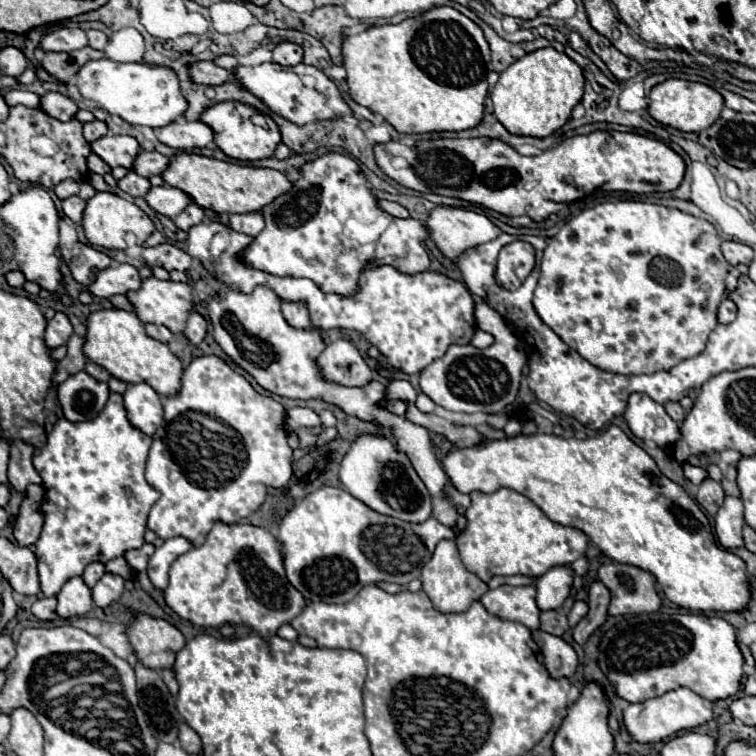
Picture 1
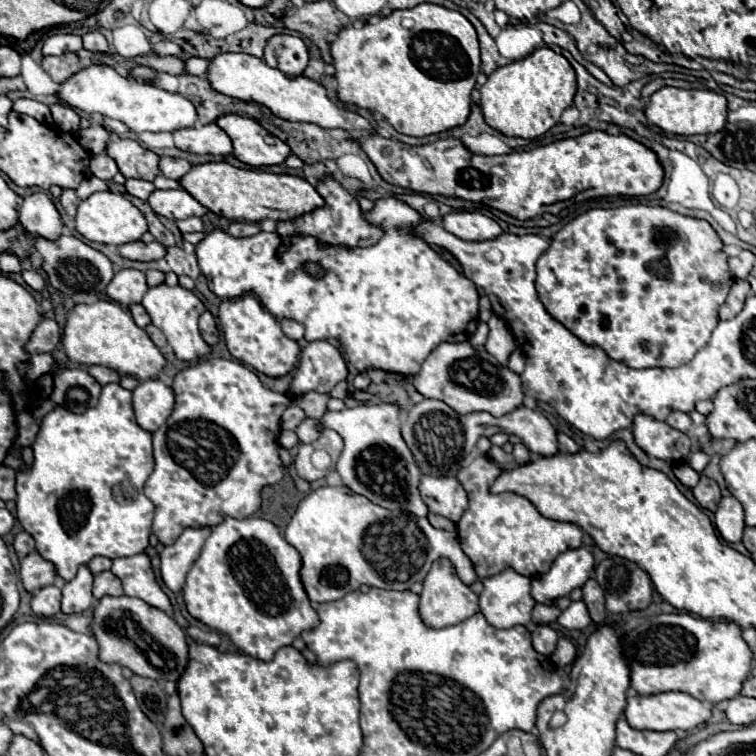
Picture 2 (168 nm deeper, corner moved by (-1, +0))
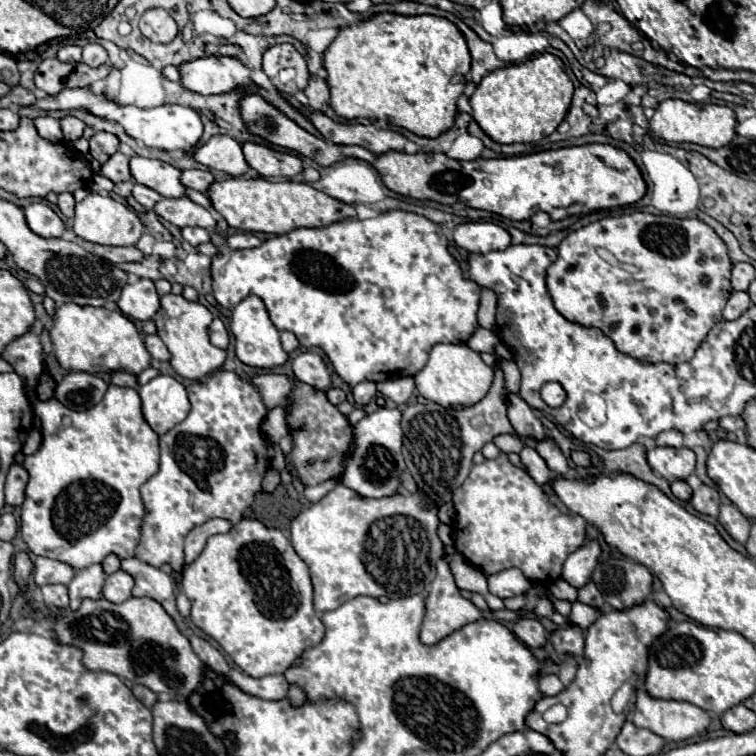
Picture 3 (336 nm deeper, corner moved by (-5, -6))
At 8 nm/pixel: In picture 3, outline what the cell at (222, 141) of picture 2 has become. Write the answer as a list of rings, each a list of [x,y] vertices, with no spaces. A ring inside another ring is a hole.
[[[227,135],[211,137],[209,143],[197,147],[193,155],[201,165],[217,171],[225,171],[231,177],[243,177],[249,169],[249,163],[243,157],[241,145]]]

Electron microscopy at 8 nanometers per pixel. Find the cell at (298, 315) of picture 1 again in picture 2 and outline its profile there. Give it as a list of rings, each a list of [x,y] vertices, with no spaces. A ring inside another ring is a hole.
[[[283,319],[283,321],[281,321],[281,329],[283,329],[283,333],[285,333],[287,337],[291,337],[291,339],[295,339],[295,341],[301,341],[303,335],[305,335],[305,329],[303,329],[303,325],[301,325],[299,321]]]

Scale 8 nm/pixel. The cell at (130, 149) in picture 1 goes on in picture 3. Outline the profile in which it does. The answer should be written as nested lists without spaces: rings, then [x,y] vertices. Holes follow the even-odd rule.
[[[133,155],[131,159],[131,175],[137,183],[155,189],[159,195],[167,199],[179,199],[185,197],[185,187],[179,179],[181,171],[157,161],[157,159],[145,159],[139,155]]]

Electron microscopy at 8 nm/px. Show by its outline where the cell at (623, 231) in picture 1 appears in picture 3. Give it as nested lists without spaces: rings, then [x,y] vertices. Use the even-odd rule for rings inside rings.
[[[643,211],[631,213],[631,215],[621,215],[621,217],[605,217],[599,221],[593,221],[585,227],[581,227],[579,231],[573,231],[569,237],[565,237],[561,241],[561,245],[557,247],[557,259],[555,263],[547,269],[547,287],[551,293],[551,299],[557,307],[557,311],[569,319],[569,321],[577,321],[581,325],[587,327],[597,327],[601,329],[609,339],[613,339],[613,343],[617,345],[619,351],[639,359],[639,361],[649,361],[649,363],[681,363],[681,361],[689,361],[695,353],[695,349],[699,347],[699,343],[705,339],[705,335],[711,331],[711,327],[721,321],[721,311],[729,299],[729,295],[733,293],[733,287],[729,283],[731,279],[731,259],[727,255],[727,247],[725,243],[719,239],[719,235],[705,225],[699,219],[677,219],[671,215],[649,215]]]

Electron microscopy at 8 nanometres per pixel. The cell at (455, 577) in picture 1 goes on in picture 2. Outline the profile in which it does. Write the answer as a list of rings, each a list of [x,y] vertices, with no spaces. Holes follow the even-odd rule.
[[[441,557],[439,561],[435,561],[435,565],[431,567],[431,571],[427,573],[427,577],[423,581],[419,613],[421,613],[421,619],[429,627],[435,627],[435,629],[449,627],[449,625],[455,625],[455,623],[471,617],[471,615],[475,615],[479,611],[479,601],[477,599],[479,599],[477,593],[457,577],[451,561]]]

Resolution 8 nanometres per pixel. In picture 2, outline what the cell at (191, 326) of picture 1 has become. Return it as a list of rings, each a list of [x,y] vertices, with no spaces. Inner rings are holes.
[[[205,311],[199,317],[199,331],[201,331],[201,337],[207,341],[207,345],[215,345],[219,341],[219,331],[217,331],[215,319],[209,311]]]

